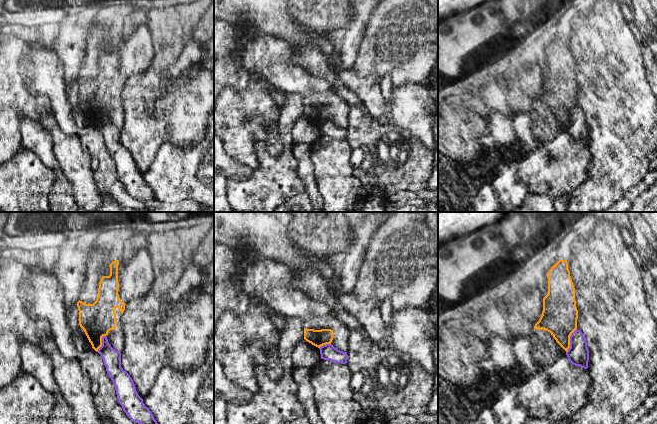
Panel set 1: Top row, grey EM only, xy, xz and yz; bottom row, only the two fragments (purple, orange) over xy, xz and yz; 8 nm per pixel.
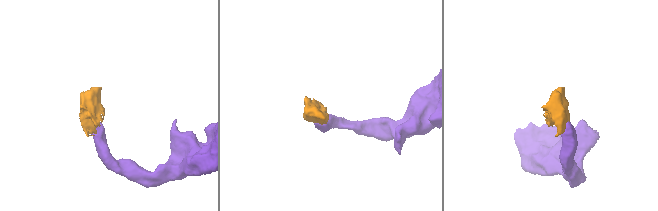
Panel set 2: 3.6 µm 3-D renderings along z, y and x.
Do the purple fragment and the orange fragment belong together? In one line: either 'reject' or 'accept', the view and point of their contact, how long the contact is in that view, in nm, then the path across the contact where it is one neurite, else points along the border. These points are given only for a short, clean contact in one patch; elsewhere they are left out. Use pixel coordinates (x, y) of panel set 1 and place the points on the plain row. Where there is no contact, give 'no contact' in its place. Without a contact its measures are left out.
reject | yz (570, 116) | 220 nm | along yz (576, 104), (570, 112), (570, 123), (566, 128)

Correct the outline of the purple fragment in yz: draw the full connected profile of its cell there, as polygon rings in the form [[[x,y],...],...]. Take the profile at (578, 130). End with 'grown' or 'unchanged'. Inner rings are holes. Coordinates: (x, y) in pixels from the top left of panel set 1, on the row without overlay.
[[[576,105],[570,112],[570,124],[566,128],[569,137],[581,144],[588,144],[589,126],[584,110]]] | unchanged

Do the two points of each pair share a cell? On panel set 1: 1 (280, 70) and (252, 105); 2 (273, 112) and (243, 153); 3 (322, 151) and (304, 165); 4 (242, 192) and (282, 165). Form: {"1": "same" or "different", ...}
{"1": "different", "2": "same", "3": "different", "4": "same"}

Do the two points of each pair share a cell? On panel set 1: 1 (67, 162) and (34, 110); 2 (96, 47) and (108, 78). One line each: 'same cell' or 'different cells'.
1: same cell
2: different cells

